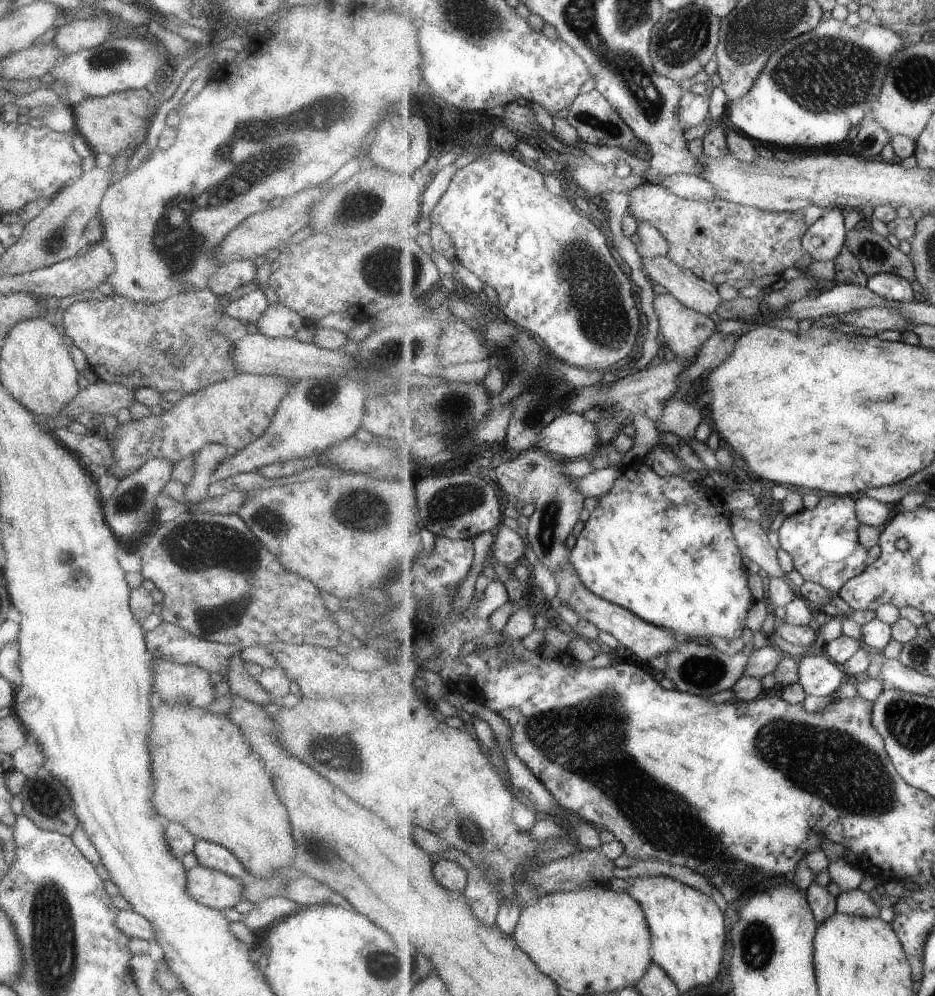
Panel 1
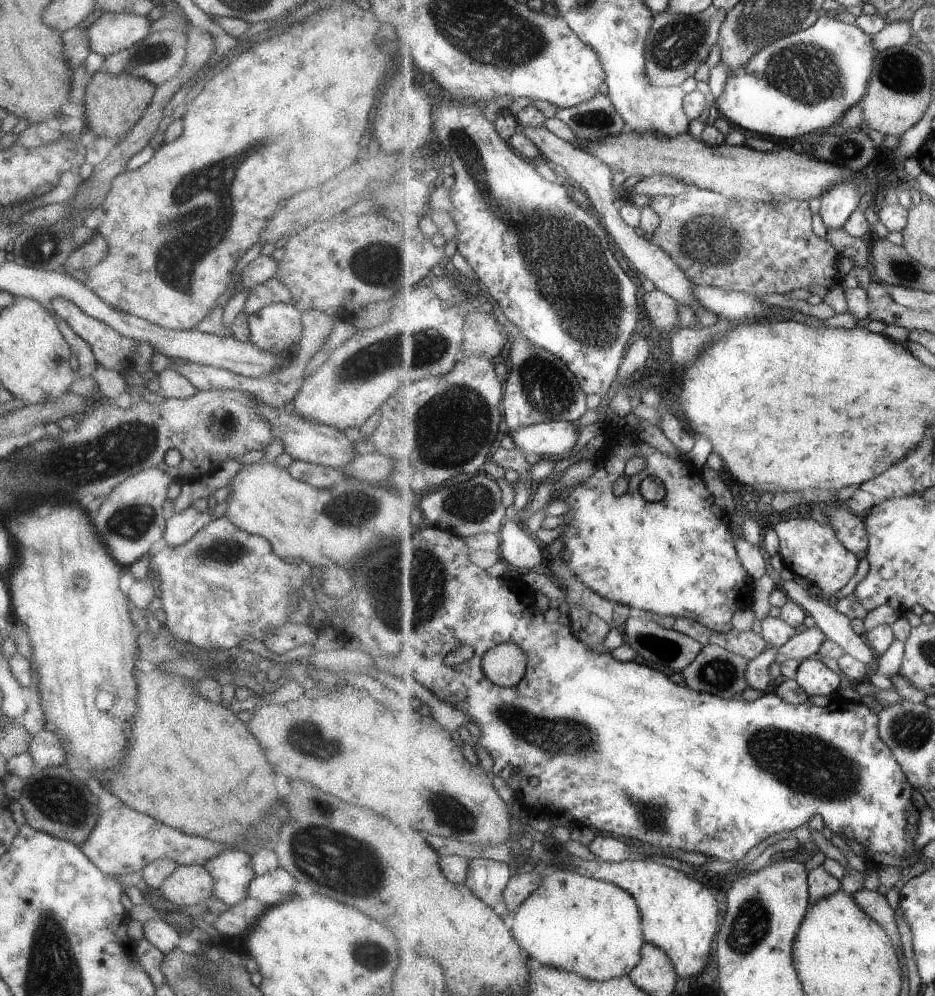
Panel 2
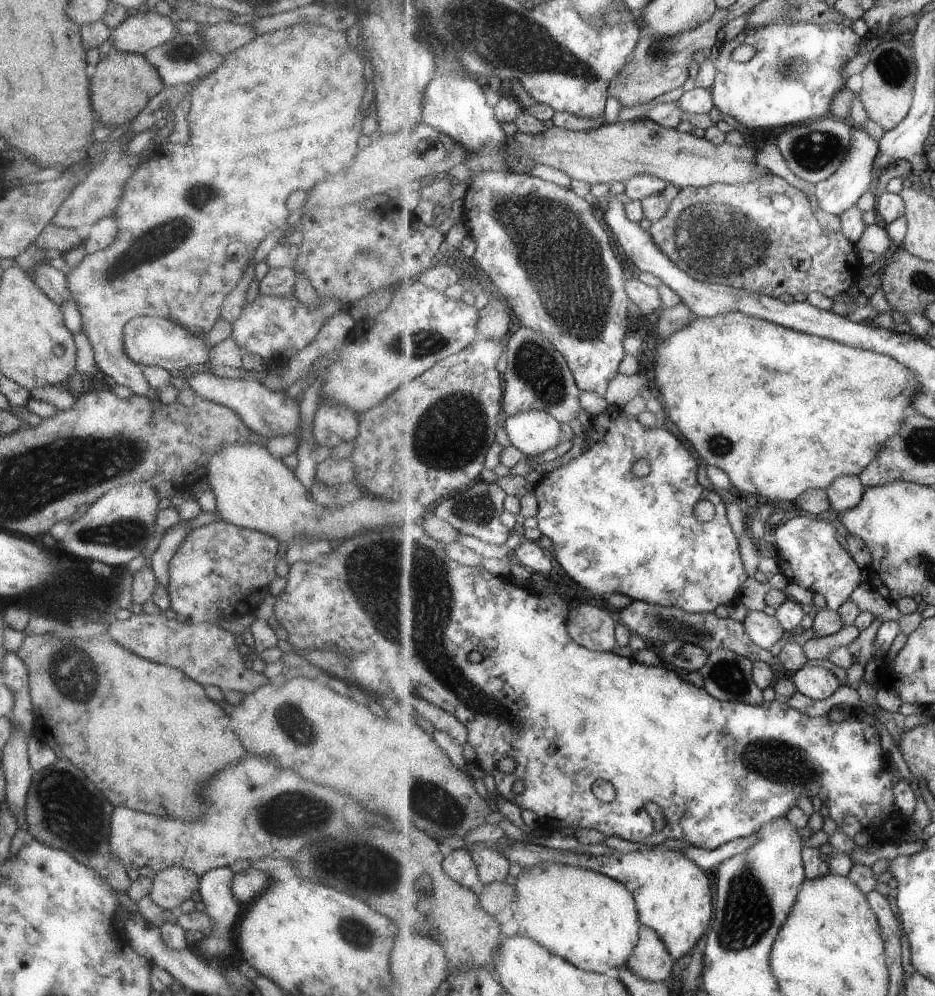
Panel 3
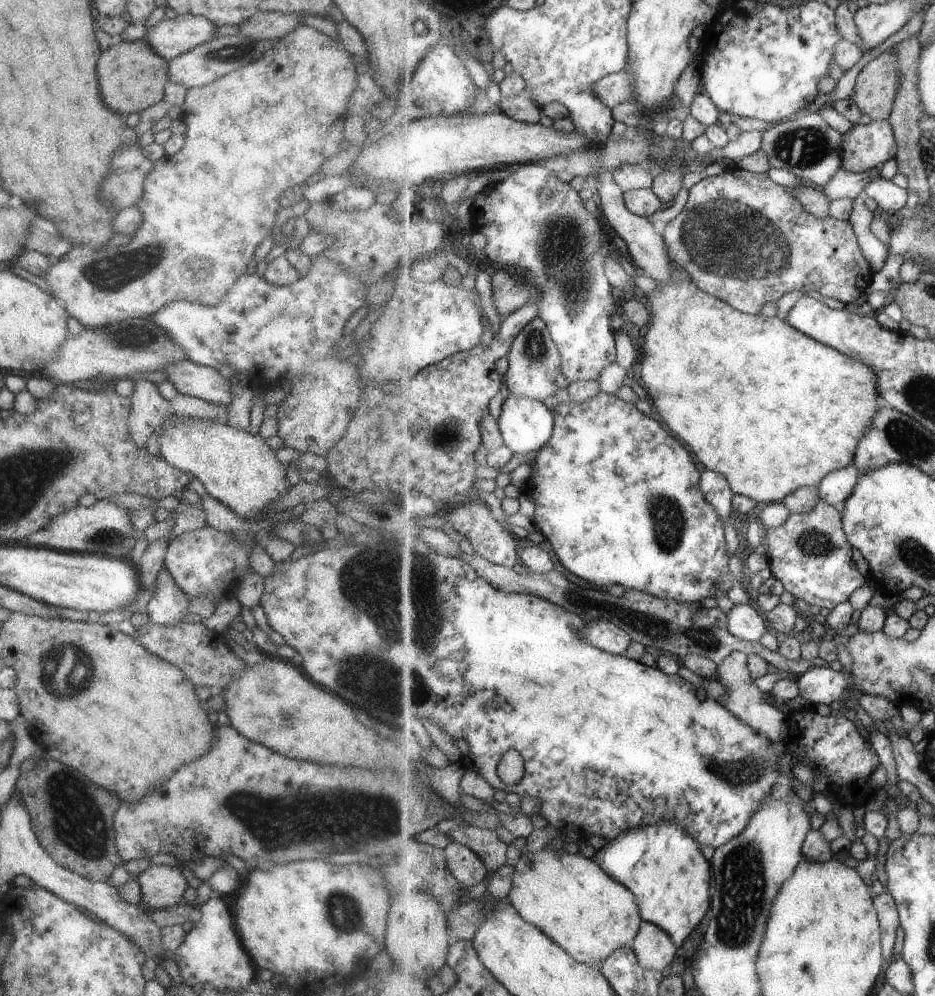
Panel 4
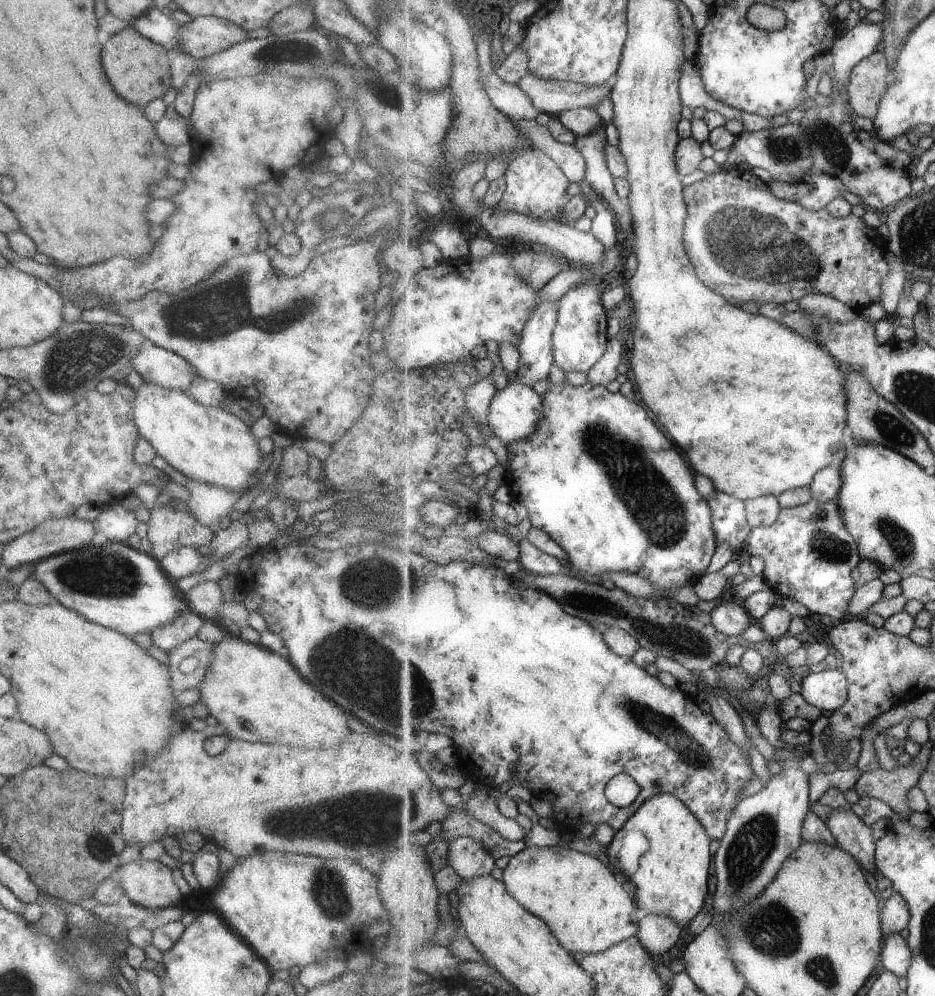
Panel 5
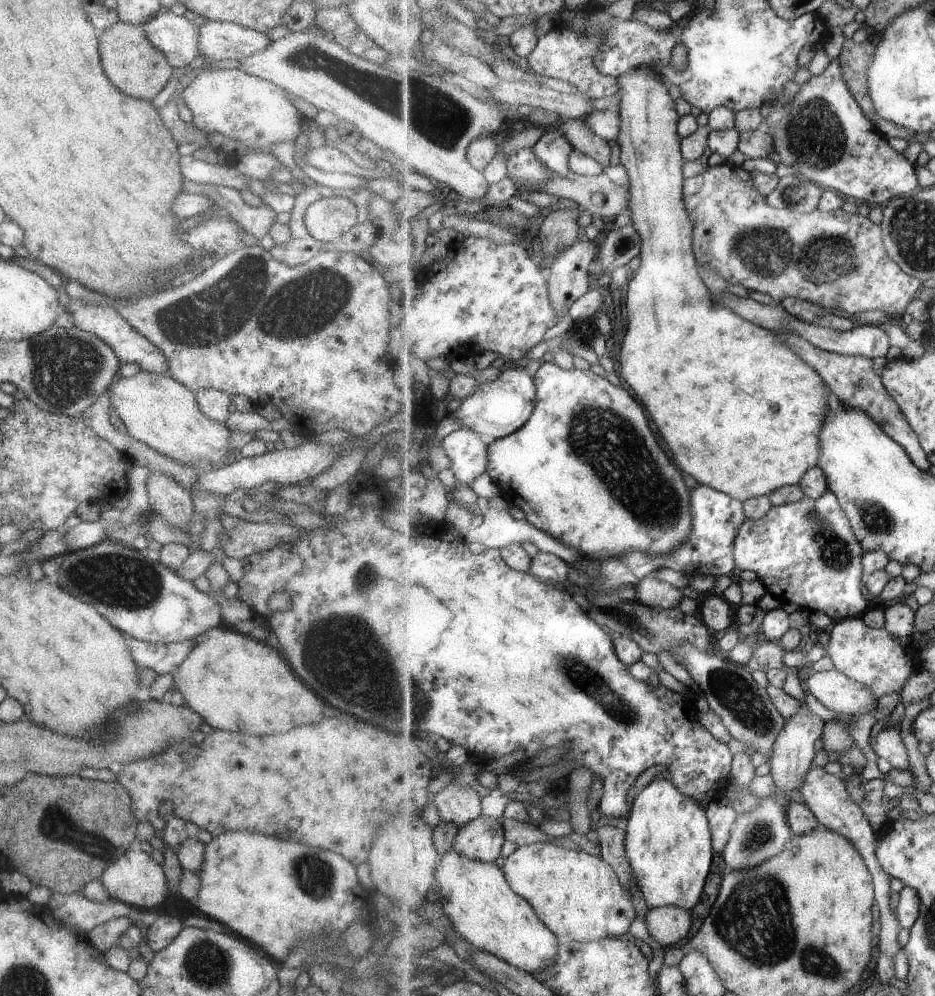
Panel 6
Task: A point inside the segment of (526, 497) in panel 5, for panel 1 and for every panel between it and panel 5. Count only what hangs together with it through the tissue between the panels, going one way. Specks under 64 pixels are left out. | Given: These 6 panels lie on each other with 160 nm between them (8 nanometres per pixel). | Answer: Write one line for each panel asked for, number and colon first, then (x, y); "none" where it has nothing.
1: (663, 547)
2: (677, 557)
3: (612, 531)
4: (619, 499)

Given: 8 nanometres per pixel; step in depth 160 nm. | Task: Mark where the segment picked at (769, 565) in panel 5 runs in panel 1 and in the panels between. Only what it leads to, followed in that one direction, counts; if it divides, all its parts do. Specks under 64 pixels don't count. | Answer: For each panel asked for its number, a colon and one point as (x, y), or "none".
1: (824, 542)
2: (809, 549)
3: (809, 554)
4: (811, 554)

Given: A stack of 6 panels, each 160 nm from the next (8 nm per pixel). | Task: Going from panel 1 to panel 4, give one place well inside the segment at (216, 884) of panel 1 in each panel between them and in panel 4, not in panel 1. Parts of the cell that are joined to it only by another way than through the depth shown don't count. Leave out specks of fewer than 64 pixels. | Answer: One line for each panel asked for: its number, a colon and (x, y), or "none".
2: (187, 885)
3: (171, 886)
4: (162, 886)

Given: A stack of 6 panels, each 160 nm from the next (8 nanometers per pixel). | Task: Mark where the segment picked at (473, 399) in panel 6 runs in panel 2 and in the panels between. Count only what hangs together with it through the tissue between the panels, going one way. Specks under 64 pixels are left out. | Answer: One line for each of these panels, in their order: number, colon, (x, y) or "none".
2: (557, 437)
3: (533, 432)
4: (527, 425)
5: (516, 411)

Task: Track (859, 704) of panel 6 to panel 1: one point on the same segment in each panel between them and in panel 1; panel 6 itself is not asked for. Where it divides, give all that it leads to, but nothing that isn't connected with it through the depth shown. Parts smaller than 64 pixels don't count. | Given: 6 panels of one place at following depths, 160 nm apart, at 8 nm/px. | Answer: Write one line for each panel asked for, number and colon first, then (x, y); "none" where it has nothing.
1: (820, 675)
2: (816, 678)
3: (815, 682)
4: (820, 685)
5: (829, 690)

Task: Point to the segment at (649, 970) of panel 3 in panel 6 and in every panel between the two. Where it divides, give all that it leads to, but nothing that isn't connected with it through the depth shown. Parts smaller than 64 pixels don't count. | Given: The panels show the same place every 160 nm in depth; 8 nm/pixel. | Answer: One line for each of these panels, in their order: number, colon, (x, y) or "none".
4: (655, 950)
5: (658, 934)
6: (668, 925)

